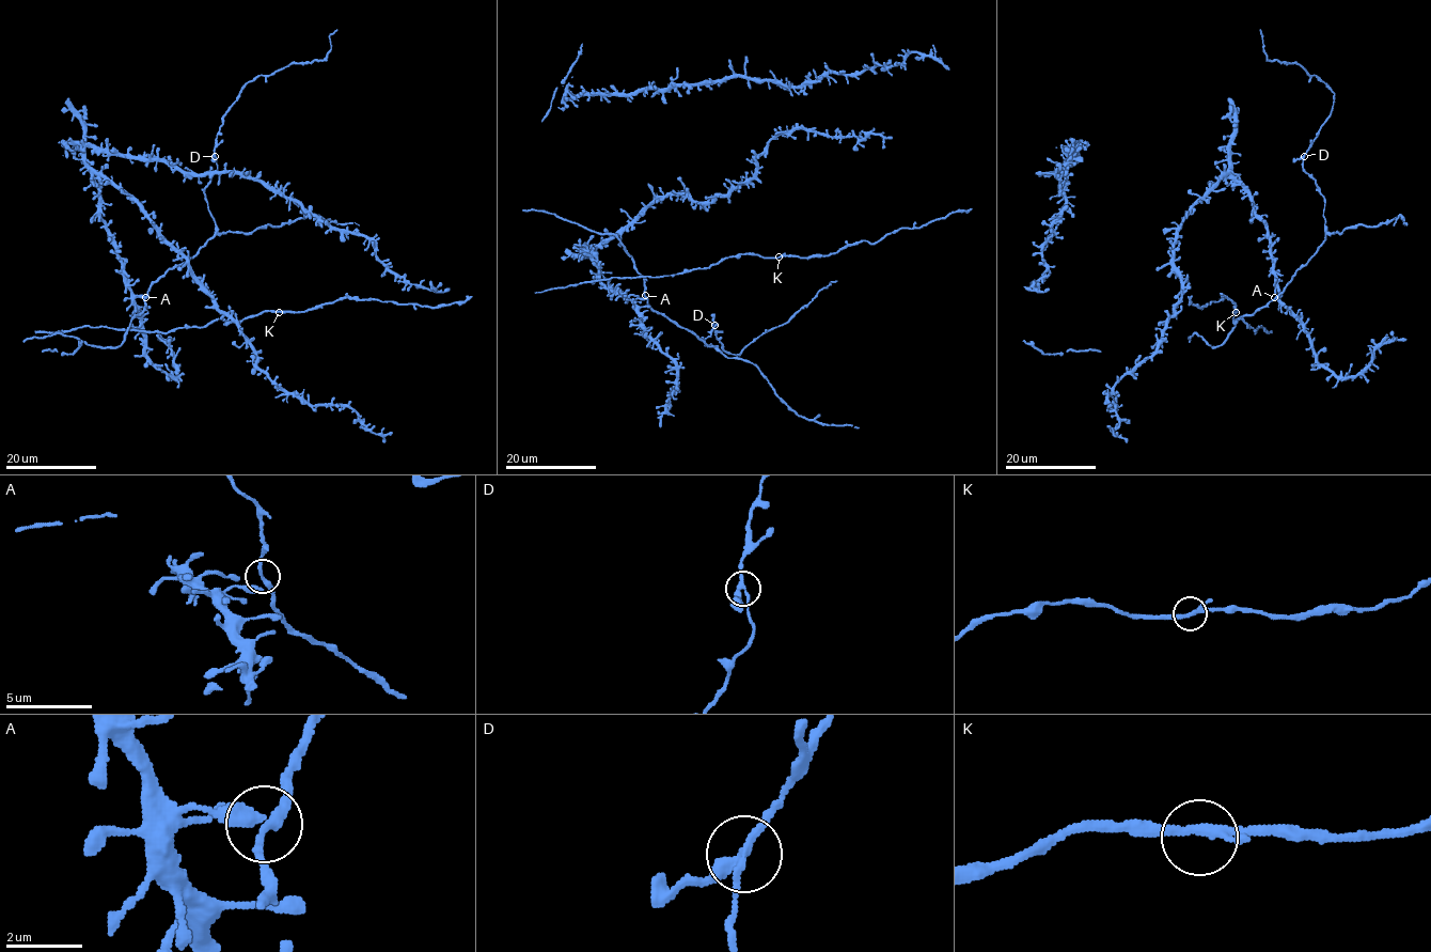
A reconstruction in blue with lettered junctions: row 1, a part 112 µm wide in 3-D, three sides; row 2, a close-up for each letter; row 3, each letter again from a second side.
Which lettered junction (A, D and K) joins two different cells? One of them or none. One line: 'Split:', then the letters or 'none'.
Split: none

